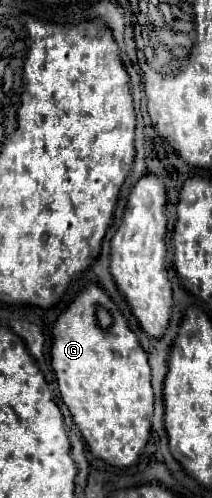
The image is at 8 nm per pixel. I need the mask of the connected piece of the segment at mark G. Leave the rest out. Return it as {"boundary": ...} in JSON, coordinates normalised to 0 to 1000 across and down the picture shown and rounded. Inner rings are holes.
{"boundary":[[[448,570],[410,574],[316,627],[269,639],[241,719],[269,771],[288,767],[288,799],[392,871],[420,908],[552,940],[637,932],[712,867],[712,743],[646,675],[608,663],[599,643],[486,578]]]}

